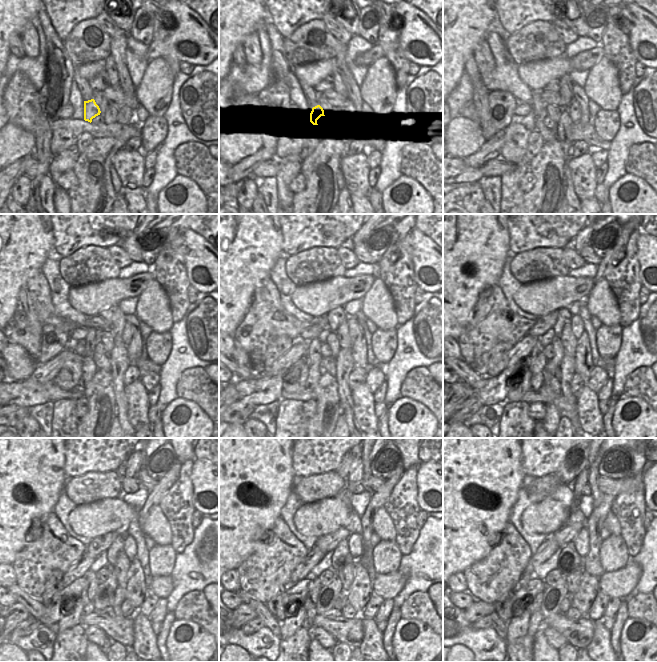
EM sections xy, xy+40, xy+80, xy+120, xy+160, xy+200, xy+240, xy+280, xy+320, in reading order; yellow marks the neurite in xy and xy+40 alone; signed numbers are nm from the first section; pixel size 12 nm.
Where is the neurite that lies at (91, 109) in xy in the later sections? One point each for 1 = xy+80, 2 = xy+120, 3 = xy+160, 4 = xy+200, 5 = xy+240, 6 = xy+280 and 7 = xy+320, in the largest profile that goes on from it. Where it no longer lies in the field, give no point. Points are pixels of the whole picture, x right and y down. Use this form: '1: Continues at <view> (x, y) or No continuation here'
1: Continues at xy+80 (547, 134)
2: Continues at xy+120 (102, 361)
3: Continues at xy+160 (328, 364)
4: Continues at xy+200 (557, 373)
5: Continues at xy+240 (111, 600)
6: Continues at xy+280 (343, 598)
7: Continues at xy+320 (567, 602).

